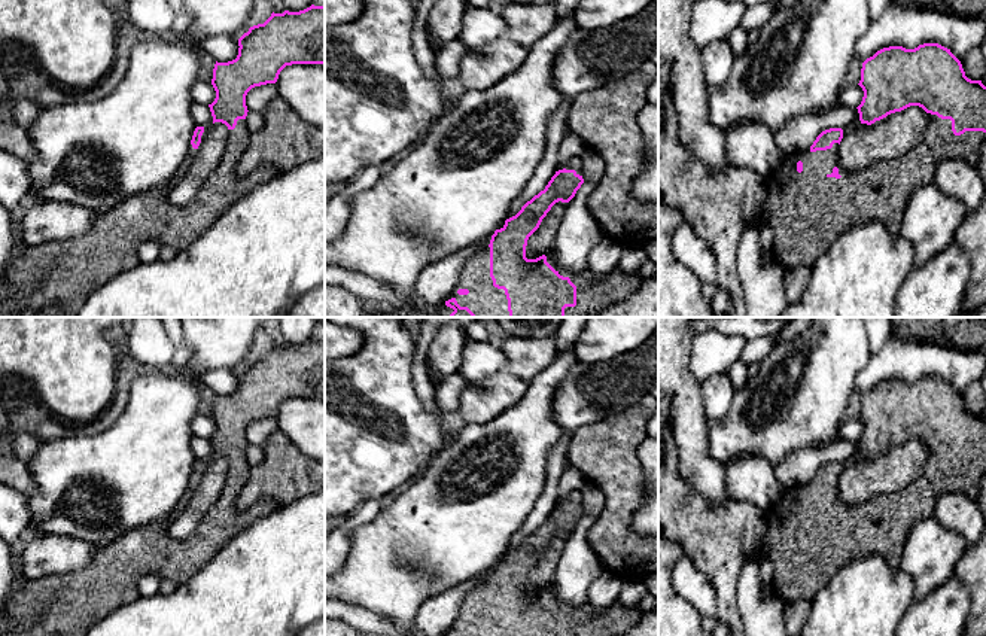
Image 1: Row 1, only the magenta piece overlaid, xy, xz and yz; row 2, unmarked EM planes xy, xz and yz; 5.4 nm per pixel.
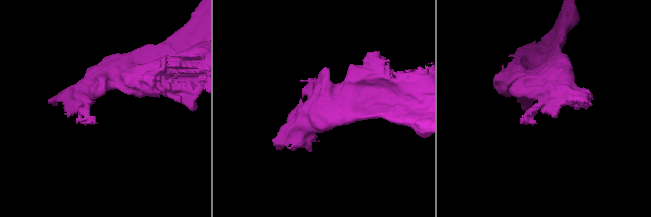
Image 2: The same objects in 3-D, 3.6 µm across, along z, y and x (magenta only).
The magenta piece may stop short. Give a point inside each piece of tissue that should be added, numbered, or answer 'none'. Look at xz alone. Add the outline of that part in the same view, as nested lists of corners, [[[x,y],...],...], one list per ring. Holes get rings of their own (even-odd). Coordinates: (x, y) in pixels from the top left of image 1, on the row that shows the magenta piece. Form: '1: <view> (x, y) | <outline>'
1: xz (484, 300) | [[[489,246],[463,264],[453,290],[438,305],[439,317],[450,317],[454,311],[445,305],[451,298],[460,307],[468,307],[475,317],[509,317],[505,290],[494,287],[490,277]]]

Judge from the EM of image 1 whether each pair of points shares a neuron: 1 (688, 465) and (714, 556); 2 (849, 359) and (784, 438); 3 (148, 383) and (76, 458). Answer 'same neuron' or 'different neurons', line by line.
1: different neurons
2: same neuron
3: same neuron

